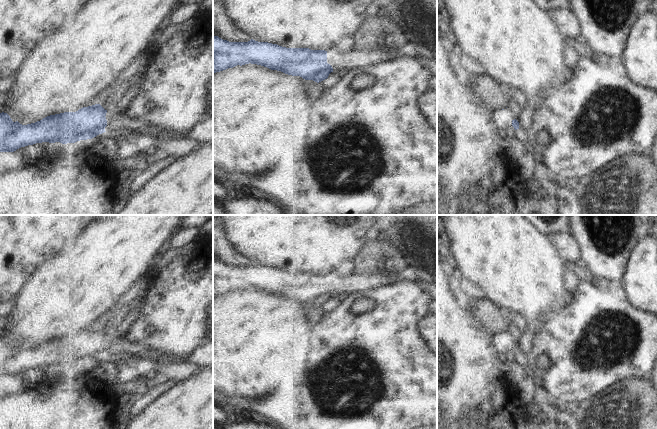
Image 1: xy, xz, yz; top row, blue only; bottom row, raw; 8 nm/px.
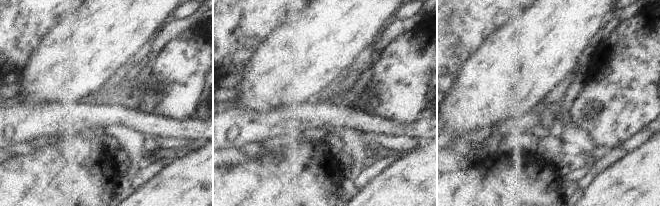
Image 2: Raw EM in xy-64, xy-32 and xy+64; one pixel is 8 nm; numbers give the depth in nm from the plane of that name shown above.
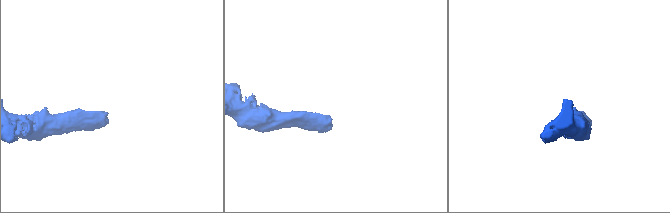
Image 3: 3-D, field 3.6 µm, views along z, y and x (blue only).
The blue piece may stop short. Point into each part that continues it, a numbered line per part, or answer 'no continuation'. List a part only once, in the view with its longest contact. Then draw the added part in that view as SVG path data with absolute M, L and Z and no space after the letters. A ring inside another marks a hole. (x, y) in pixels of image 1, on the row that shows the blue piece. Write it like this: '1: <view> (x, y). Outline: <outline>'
1: xz (338, 60). Outline: M333 48L327 51L327 63L332 66L333 71L337 69L351 70L393 59L399 53L401 52L361 52L356 49L350 52L340 52L337 48Z

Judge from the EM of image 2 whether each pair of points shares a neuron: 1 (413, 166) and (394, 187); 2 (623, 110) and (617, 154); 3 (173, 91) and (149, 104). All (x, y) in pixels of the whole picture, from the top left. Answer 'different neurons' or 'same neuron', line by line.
1: same neuron
2: different neurons
3: different neurons

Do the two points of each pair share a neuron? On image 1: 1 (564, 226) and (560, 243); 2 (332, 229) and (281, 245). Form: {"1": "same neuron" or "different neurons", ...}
{"1": "different neurons", "2": "same neuron"}

